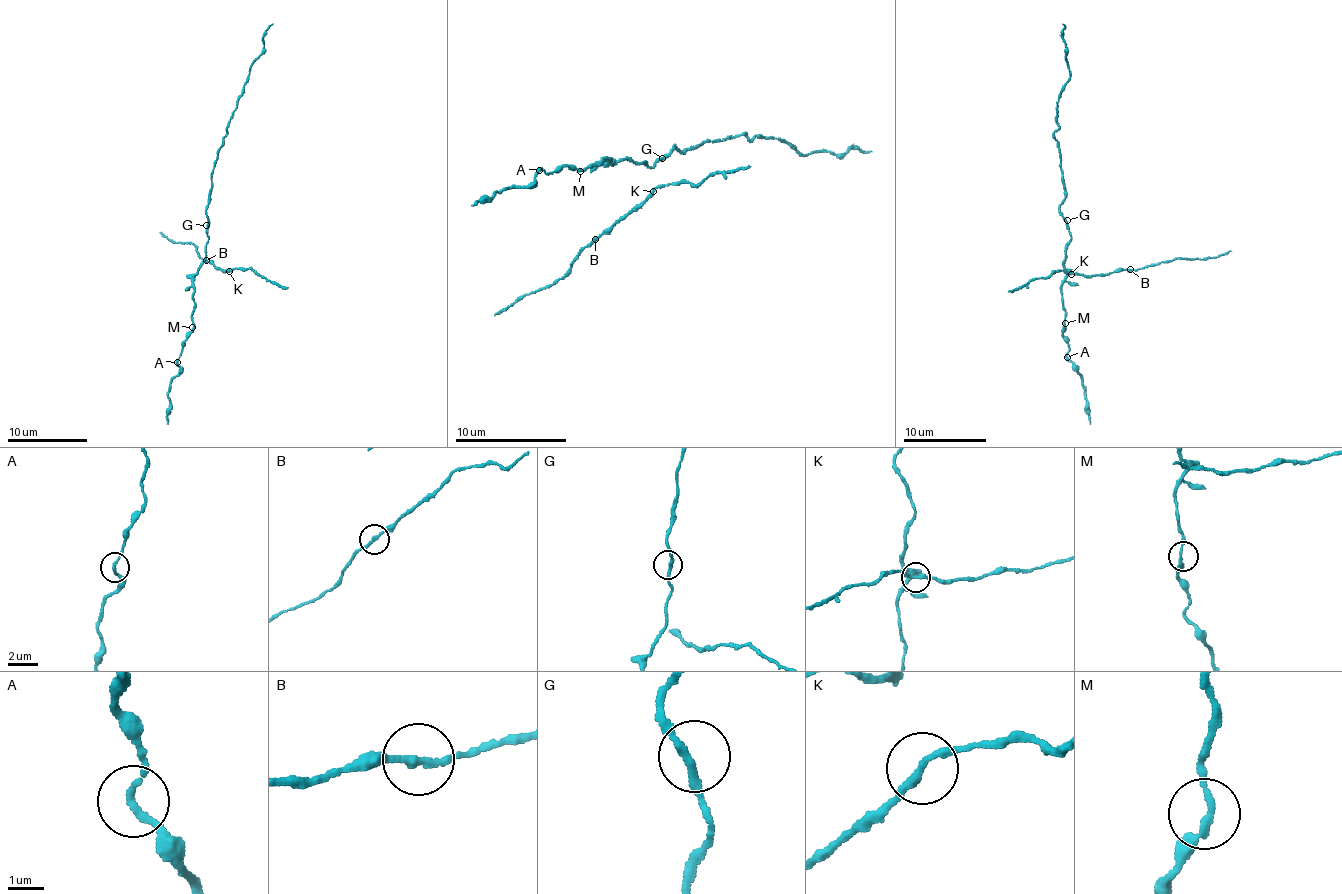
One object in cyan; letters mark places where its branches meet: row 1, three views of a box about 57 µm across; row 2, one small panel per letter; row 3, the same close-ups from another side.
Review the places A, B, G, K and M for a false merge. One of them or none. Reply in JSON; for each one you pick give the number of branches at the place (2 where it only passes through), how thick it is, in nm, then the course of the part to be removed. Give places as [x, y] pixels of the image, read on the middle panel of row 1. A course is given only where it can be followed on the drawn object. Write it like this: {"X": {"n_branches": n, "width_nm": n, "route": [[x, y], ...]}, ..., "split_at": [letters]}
{"split_at": []}

